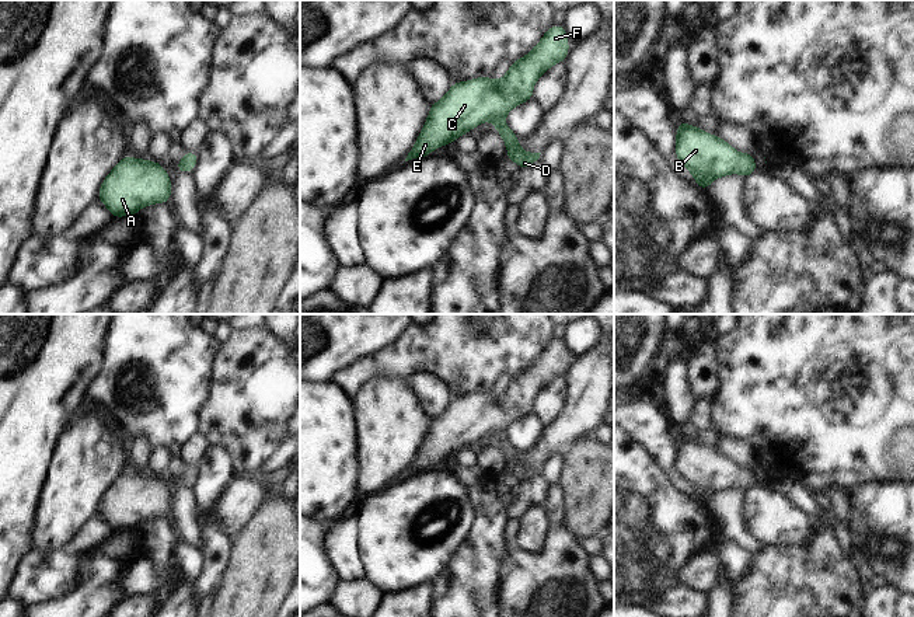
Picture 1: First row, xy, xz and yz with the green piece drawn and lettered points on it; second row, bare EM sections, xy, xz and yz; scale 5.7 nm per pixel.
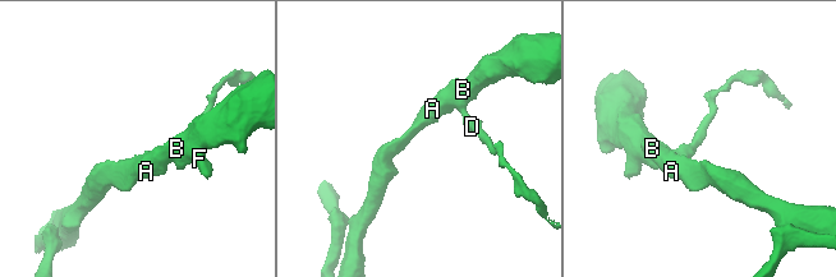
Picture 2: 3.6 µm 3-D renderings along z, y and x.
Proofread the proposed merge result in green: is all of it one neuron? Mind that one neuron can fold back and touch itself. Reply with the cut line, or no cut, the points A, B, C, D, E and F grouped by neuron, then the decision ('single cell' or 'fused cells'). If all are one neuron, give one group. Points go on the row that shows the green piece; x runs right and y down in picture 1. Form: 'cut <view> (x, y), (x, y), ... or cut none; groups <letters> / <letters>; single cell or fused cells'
cut none; groups A B C D E F; single cell

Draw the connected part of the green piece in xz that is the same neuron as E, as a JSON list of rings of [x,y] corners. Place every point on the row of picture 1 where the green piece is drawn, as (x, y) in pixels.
[[[552,25],[530,53],[510,65],[499,81],[486,76],[454,83],[442,100],[432,104],[405,161],[426,157],[437,147],[491,121],[507,147],[507,158],[520,168],[528,168],[541,153],[526,153],[505,118],[510,109],[533,98],[536,81],[550,67],[564,62],[568,50],[566,29],[564,25]]]

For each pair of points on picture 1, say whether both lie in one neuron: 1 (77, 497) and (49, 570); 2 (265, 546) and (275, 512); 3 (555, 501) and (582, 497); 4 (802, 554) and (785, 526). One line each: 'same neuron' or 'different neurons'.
1: different neurons
2: same neuron
3: different neurons
4: different neurons

